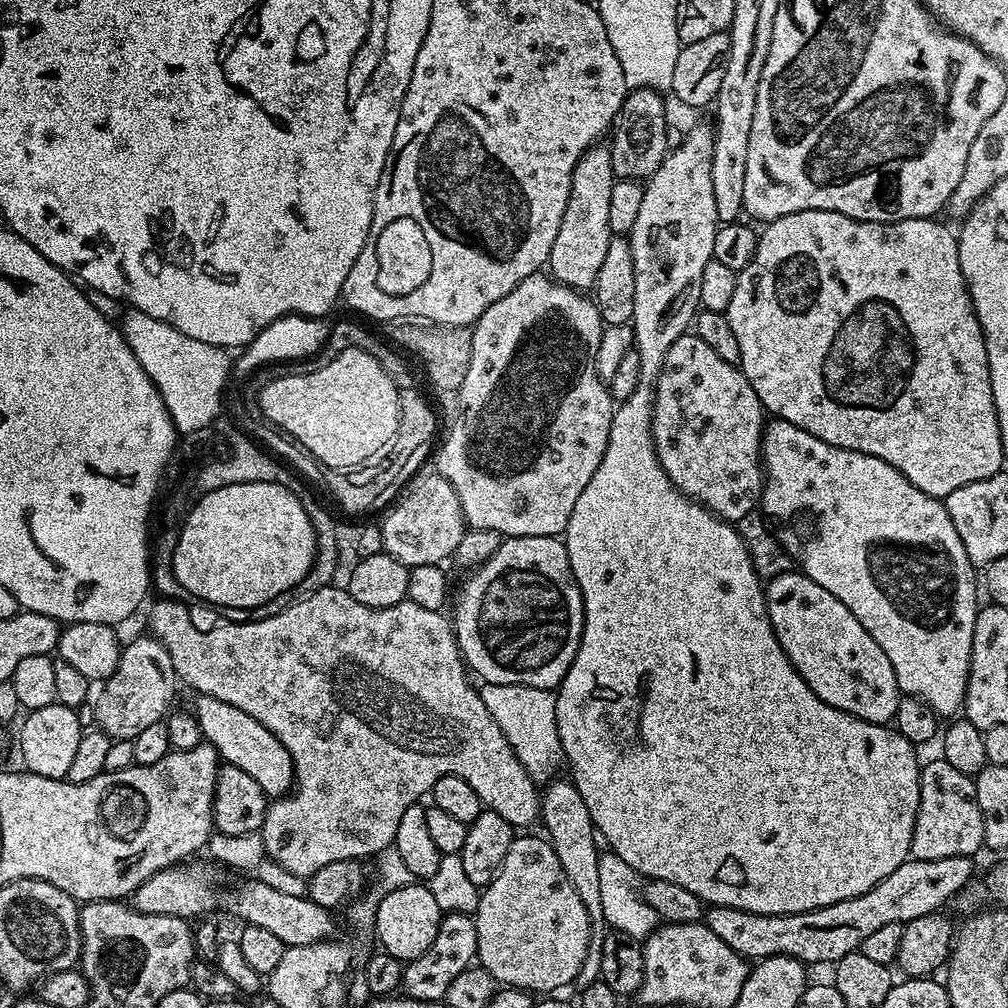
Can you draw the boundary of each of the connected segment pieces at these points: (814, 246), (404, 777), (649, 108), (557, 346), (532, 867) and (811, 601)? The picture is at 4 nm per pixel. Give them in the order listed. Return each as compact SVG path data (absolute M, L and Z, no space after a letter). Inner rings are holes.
M802 210L798 214L786 214L782 218L773 220L763 225L756 241L756 253L754 258L750 258L741 272L736 274L736 285L734 286L734 298L730 298L730 306L726 313L730 322L730 330L734 330L734 338L738 338L738 350L740 351L740 363L738 365L744 377L754 386L754 394L762 402L765 413L771 414L775 419L785 420L802 430L806 434L814 434L814 438L822 438L830 446L838 446L846 450L854 450L862 454L870 454L874 458L882 458L882 462L890 462L890 466L903 474L922 494L930 494L937 498L943 498L954 494L958 486L970 486L970 482L982 482L982 478L990 478L998 474L1005 467L1004 460L1006 454L1002 450L1002 434L998 430L998 418L996 417L996 407L994 406L994 390L990 382L990 362L986 358L986 342L980 333L980 323L976 317L976 311L972 305L972 299L968 293L968 282L962 274L962 266L958 262L958 246L956 245L958 236L944 224L939 224L939 219L929 218L926 220L903 220L893 224L879 224L878 222L866 222L865 220L855 220L846 214L837 212L827 212L826 210Z
M325 586L319 588L316 592L305 595L292 604L288 609L282 610L280 614L275 614L272 618L266 618L265 621L254 621L249 619L246 624L224 624L221 628L208 628L203 632L198 625L192 621L192 616L188 613L188 604L179 600L157 599L157 604L153 606L152 613L148 616L148 624L151 635L162 642L162 646L166 646L166 650L170 654L171 660L174 662L174 670L176 671L177 681L181 685L189 684L193 688L193 693L201 696L213 696L222 702L230 702L230 706L238 706L238 710L242 710L246 714L250 714L250 718L254 718L258 722L262 722L262 726L266 726L266 730L270 730L270 734L274 734L274 738L278 738L278 742L282 742L282 746L286 746L286 750L290 750L290 758L292 759L292 770L294 773L294 791L291 794L273 799L266 810L266 818L264 824L260 827L259 834L264 839L267 859L273 860L280 868L285 868L292 876L301 876L307 878L312 876L318 870L322 870L322 866L330 866L330 862L338 862L339 860L360 860L364 856L375 857L384 851L385 848L391 848L396 843L396 835L398 834L398 822L402 818L402 814L406 814L406 810L411 804L421 803L422 798L427 797L432 791L434 782L438 782L438 778L443 776L457 776L463 780L468 780L470 786L478 794L481 805L485 809L502 814L502 818L506 818L506 822L510 822L513 829L524 830L527 824L537 823L540 815L540 798L541 793L538 791L538 784L534 781L533 773L528 772L524 768L524 764L514 754L514 750L510 746L510 742L506 742L506 738L502 734L502 730L498 730L498 724L494 722L494 718L490 718L490 710L486 710L486 706L482 702L477 685L472 685L468 681L470 677L469 669L466 667L464 657L460 654L460 647L456 641L456 633L450 623L449 617L444 612L435 612L434 610L426 610L423 606L414 606L414 602L403 600L394 606L386 606L385 608L371 608L370 606L362 606L362 602L354 602L354 598L343 587L332 588L333 586Z
M634 88L622 102L610 129L612 174L616 178L647 178L662 166L668 156L668 112L664 109L665 97L655 88Z
M537 274L518 282L506 298L498 298L494 306L490 306L477 318L472 331L473 354L469 362L469 370L458 391L460 397L460 421L448 432L440 453L436 456L435 471L442 473L446 482L454 486L458 494L458 502L464 511L464 522L469 529L497 531L504 538L510 536L560 536L567 532L570 514L574 514L574 502L586 490L586 482L594 478L594 470L598 470L598 462L602 462L602 454L606 454L606 442L610 438L610 426L614 401L608 393L605 381L598 378L598 369L594 367L594 354L598 354L598 342L605 330L604 319L596 309L595 299L588 300L583 291L567 288L552 279L548 274Z
M520 834L513 839L510 850L506 850L506 858L502 858L502 866L496 871L496 877L479 893L480 901L476 904L476 912L474 911L476 933L478 934L476 960L479 967L484 968L493 977L497 985L521 988L523 992L533 994L556 994L561 991L559 988L566 987L583 970L584 959L588 956L588 939L594 933L594 927L587 916L582 899L578 896L578 890L574 890L574 886L570 886L570 878L566 878L566 870L562 870L562 862L558 862L558 854L554 854L552 845L548 843L547 839L540 837L539 840L536 836L524 835L528 834Z
M793 570L773 576L764 584L764 601L774 634L788 655L788 661L796 667L810 690L822 698L822 702L866 722L887 725L895 721L902 693L894 678L894 666L890 666L890 658L882 654L882 646L866 634L862 622L858 622L858 618L854 618L854 614L850 614L834 594L830 594L830 590L822 590L822 586L804 575L803 571Z

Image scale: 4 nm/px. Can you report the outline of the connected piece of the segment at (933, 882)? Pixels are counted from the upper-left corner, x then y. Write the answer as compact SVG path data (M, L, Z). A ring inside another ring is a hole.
M955 856L954 858L934 858L933 860L913 860L908 859L894 874L882 878L866 894L858 895L857 898L844 899L842 902L832 906L819 908L816 911L799 912L792 915L762 915L738 910L734 907L718 907L711 905L706 911L703 923L707 928L714 931L714 934L730 946L735 953L747 960L761 960L772 956L794 957L807 965L812 964L835 964L848 953L855 952L866 940L867 935L874 934L879 927L886 926L887 923L898 922L906 924L914 918L920 918L923 914L939 911L944 904L955 899L956 893L963 888L969 887L968 879L972 876L971 856Z

